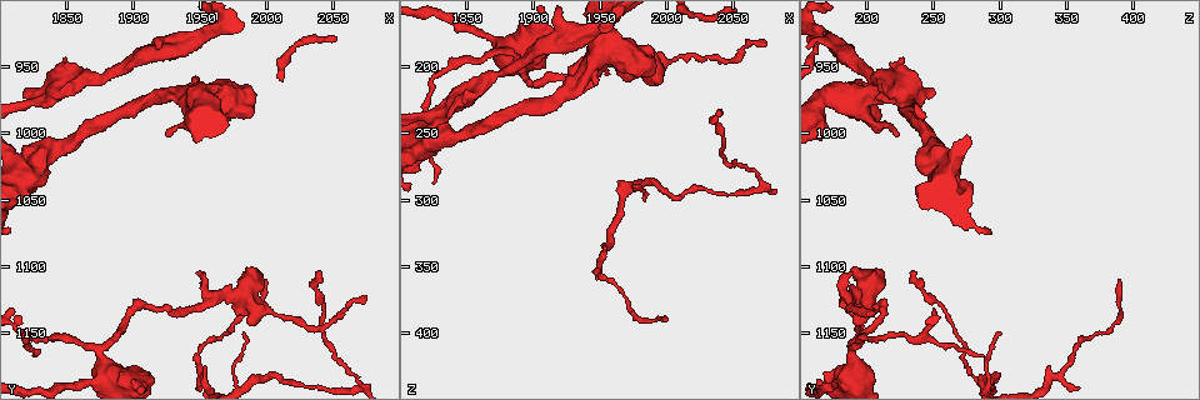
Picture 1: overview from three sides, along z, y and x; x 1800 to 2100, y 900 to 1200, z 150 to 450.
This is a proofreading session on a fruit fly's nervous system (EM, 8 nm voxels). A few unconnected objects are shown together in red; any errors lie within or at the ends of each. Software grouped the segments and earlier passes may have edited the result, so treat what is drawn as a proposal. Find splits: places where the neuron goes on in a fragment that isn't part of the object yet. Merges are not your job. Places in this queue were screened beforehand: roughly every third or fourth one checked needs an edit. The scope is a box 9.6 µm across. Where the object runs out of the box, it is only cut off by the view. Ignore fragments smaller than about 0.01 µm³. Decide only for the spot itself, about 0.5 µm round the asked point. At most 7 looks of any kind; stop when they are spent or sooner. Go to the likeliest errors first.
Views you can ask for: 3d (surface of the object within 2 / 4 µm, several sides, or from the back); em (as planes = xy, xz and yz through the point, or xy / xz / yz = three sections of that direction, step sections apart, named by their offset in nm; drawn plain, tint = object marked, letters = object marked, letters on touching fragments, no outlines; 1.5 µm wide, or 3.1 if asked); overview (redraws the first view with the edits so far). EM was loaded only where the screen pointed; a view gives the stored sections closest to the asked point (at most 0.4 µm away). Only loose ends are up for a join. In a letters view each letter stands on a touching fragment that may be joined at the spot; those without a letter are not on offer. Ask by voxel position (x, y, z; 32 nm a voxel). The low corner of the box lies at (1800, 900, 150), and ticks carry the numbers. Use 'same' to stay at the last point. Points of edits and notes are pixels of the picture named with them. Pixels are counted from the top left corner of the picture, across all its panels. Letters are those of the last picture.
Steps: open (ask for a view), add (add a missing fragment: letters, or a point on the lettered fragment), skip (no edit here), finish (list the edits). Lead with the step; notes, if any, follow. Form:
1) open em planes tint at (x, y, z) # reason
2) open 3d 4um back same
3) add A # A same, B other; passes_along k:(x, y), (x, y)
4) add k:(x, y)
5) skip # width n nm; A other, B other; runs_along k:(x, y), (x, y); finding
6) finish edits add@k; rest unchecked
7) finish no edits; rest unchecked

open 3d 2um at (1850, 942, 228) # stops while still wide

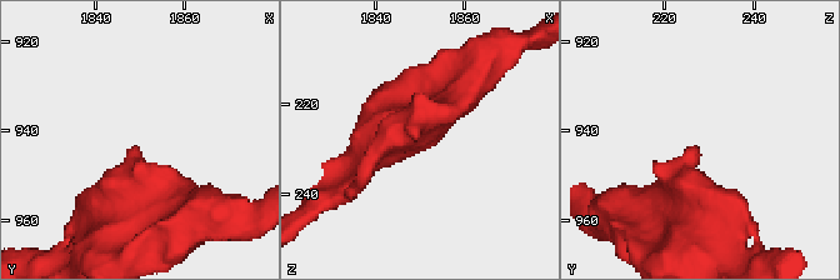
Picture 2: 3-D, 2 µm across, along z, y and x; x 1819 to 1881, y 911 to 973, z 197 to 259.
open em planes plain at (1849, 944, 227) # need the tissue

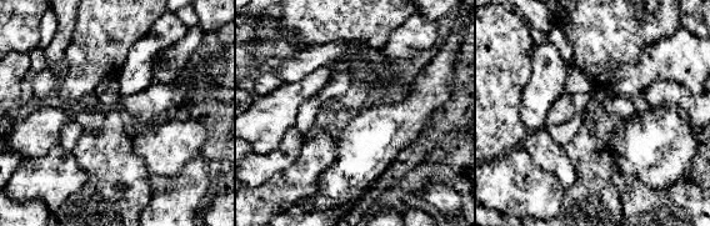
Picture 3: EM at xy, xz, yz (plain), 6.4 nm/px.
open em planes letters same # what lies round it

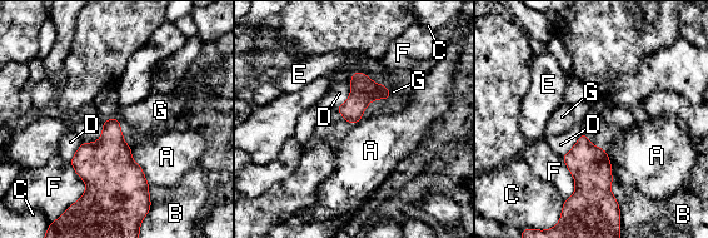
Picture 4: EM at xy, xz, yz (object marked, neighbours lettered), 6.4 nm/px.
skip # A other, B other, C other, D other, E other, F other, G other; border 4:(379, 84), (388, 89), (389, 98); no lettered fragment goes on from it

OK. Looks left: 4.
open em yz step 8 tint at (2000, 1110, 390) # tapers out

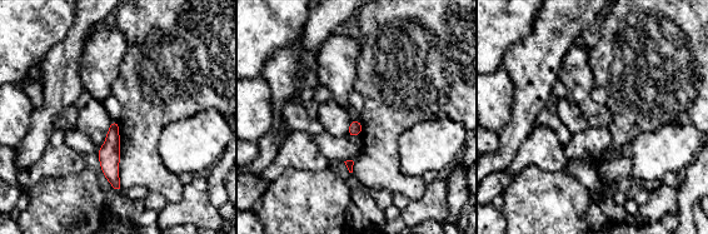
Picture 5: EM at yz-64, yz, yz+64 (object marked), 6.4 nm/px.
open em xy step 8 tint same

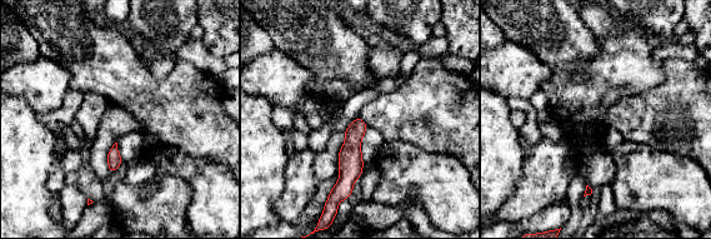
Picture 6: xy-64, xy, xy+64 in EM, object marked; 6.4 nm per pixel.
open em xy step 8 letters same # see the neighbours

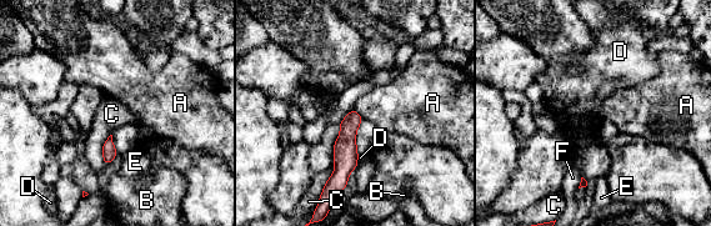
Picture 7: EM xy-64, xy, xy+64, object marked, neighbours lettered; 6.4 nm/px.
skip # A other, B other, C other, D other, E other, F other; border 7:(355, 109), (362, 119); no lettered fragment goes on from it

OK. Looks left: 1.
finish no edits; rest unchecked

